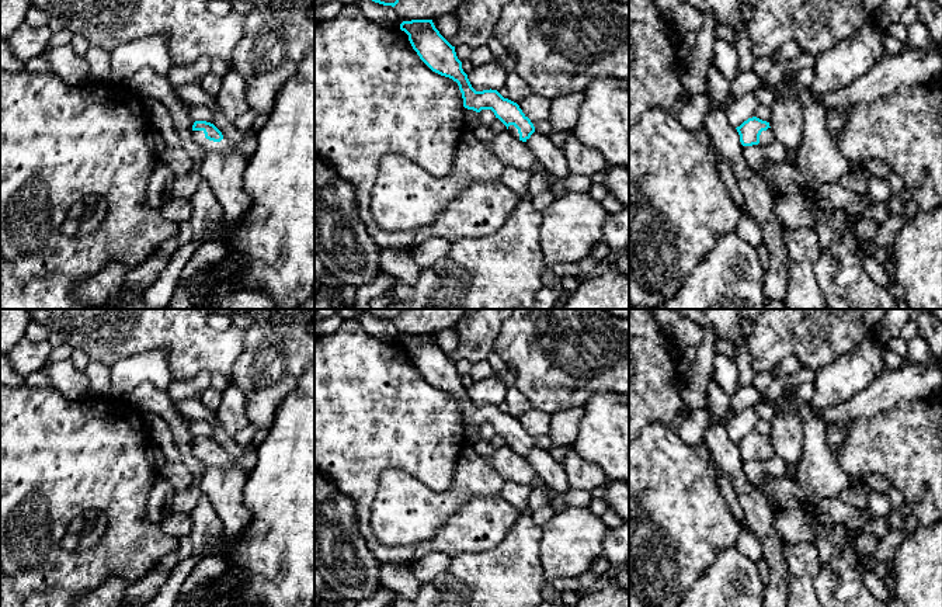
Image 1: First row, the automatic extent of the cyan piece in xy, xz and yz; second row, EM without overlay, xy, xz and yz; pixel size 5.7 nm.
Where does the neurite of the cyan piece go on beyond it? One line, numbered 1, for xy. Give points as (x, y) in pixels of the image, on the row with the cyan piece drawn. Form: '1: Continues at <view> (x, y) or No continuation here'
1: Continues at xy (247, 146)

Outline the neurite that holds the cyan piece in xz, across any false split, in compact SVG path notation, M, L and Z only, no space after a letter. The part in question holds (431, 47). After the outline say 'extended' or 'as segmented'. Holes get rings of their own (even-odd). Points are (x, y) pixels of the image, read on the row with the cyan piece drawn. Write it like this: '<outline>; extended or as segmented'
M432 20L403 21L400 30L409 35L413 49L432 72L458 83L465 108L476 112L491 110L514 138L522 142L531 138L535 126L517 103L504 98L497 90L476 91L472 87L455 46L439 34Z; extended

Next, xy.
M195 121L192 125L194 141L206 152L227 153L239 150L247 160L256 153L257 138L243 139L240 143L229 143L222 132L211 122Z; extended

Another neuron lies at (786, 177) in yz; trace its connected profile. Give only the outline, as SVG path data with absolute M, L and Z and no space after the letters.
M767 160L762 166L761 176L771 180L779 195L795 195L804 191L806 178L800 170L790 163L776 163Z

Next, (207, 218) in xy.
M201 180L190 201L192 207L190 218L194 230L192 240L199 244L199 249L209 240L223 240L226 235L223 209L205 180Z

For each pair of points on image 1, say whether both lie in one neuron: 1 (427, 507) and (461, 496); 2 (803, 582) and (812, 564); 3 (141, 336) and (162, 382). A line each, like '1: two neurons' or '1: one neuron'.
1: one neuron
2: one neuron
3: two neurons

